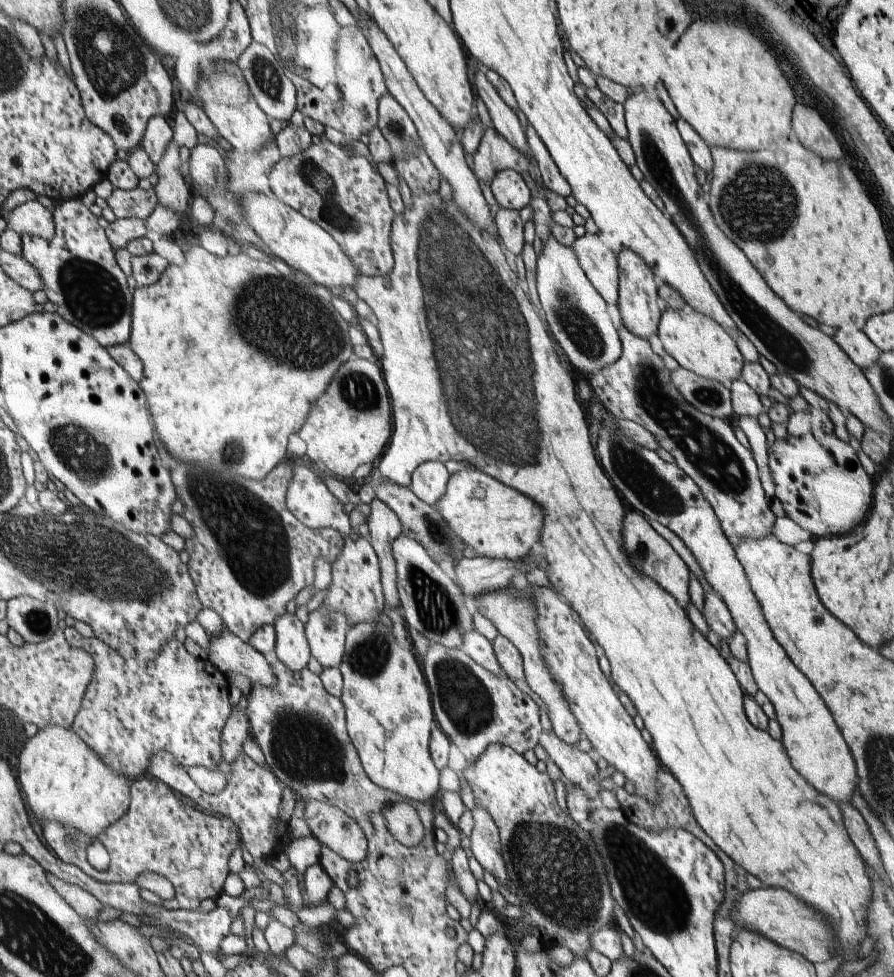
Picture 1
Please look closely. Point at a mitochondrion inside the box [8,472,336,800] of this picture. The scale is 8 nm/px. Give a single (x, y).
(38, 621)

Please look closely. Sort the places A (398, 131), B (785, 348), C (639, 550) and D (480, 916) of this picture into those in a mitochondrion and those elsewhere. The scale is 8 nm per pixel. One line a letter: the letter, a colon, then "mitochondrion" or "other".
A: mitochondrion
B: mitochondrion
C: mitochondrion
D: other

